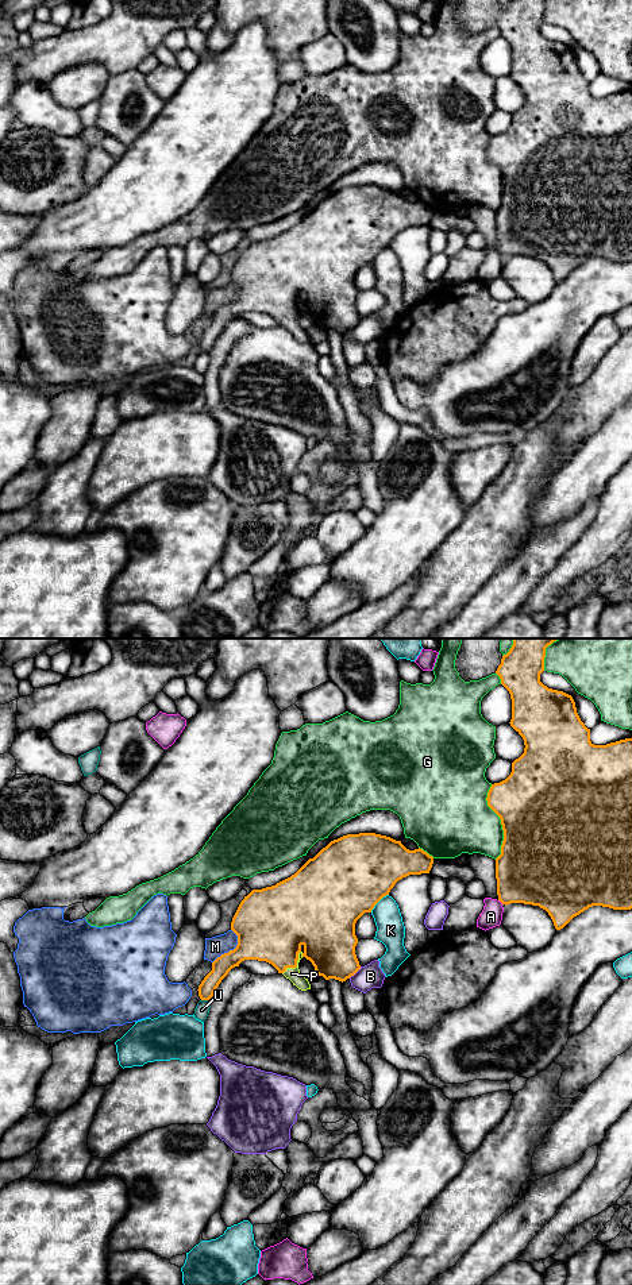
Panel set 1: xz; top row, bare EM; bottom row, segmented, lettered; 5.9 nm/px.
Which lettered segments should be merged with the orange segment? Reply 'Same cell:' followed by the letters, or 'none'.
Same cell: P

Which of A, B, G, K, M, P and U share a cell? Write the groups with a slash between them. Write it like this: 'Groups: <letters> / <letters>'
Groups: A / B / G / K / M / P / U

